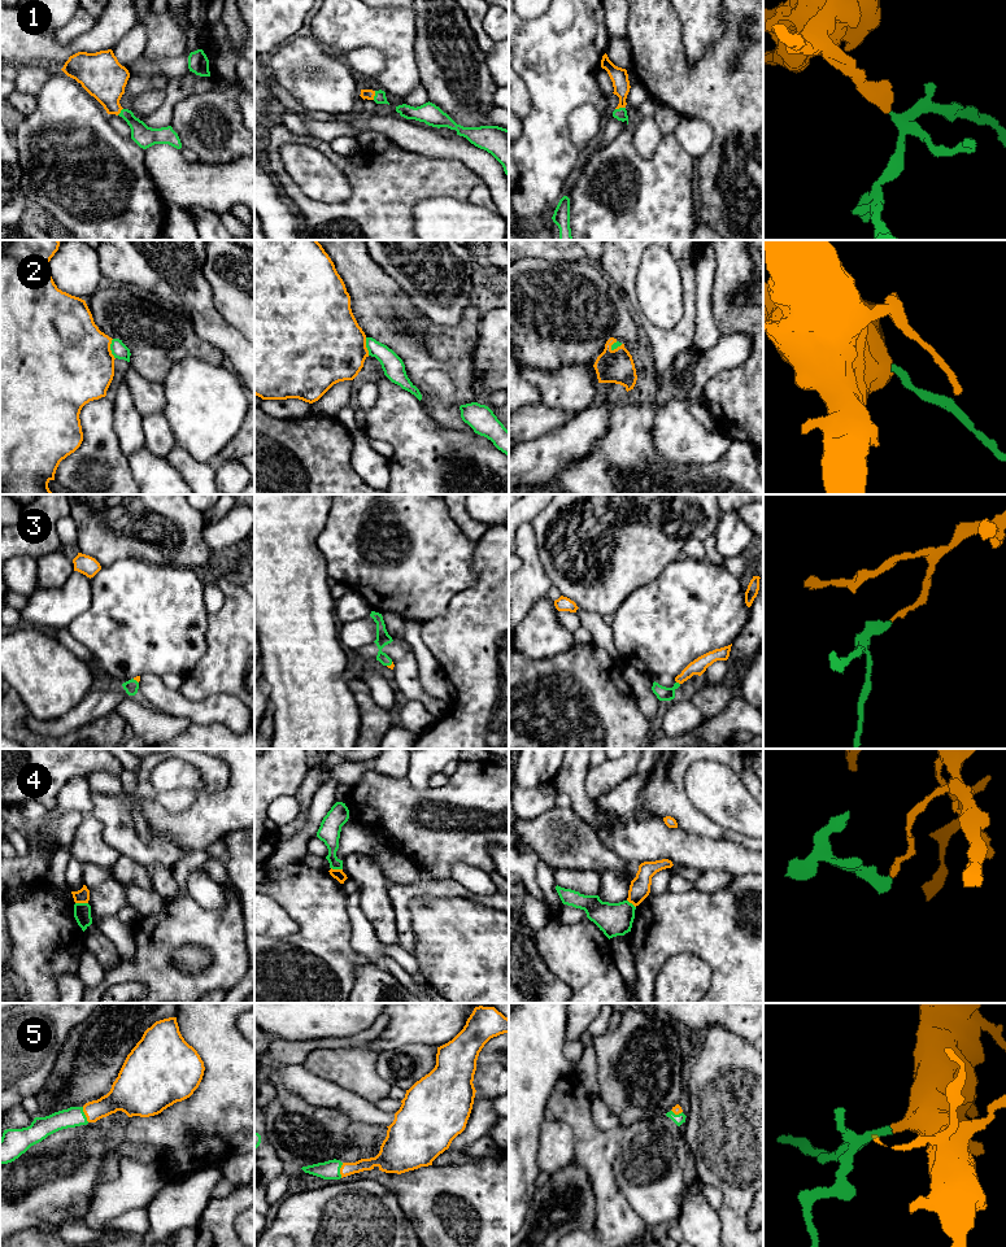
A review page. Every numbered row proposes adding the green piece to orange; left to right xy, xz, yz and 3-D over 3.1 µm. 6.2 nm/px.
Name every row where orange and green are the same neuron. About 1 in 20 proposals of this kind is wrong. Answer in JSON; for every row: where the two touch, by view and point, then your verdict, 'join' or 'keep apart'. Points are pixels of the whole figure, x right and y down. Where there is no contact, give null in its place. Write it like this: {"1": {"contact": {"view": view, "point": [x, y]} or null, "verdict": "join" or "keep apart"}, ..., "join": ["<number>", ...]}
{"1": {"contact": {"view": "yz", "point": [619, 107]}, "verdict": "join"}, "2": {"contact": {"view": "xy", "point": [109, 349]}, "verdict": "join"}, "3": {"contact": {"view": "yz", "point": [678, 681]}, "verdict": "join"}, "4": {"contact": {"view": "xy", "point": [82, 902]}, "verdict": "keep apart"}, "5": {"contact": {"view": "xy", "point": [86, 1115]}, "verdict": "join"}, "join": ["1", "2", "3", "5"]}

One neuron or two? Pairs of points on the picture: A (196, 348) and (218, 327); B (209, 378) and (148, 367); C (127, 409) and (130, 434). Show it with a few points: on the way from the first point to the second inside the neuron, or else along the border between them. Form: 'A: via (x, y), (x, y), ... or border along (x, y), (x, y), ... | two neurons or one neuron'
A: border along (186, 314), (194, 331), (214, 345), (225, 361) | two neurons
B: border along (199, 360), (183, 358), (178, 361), (162, 382) | two neurons
C: via (127, 415), (129, 427) | one neuron

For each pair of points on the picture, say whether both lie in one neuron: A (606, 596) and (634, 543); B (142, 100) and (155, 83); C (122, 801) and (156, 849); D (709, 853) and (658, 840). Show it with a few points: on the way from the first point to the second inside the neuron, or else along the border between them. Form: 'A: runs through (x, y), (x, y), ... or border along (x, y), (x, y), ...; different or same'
A: runs through (606, 583), (621, 556); same
B: border along (164, 88), (149, 88), (134, 95); different
C: runs through (122, 816), (122, 829), (140, 847); same
D: runs through (696, 851), (684, 850), (671, 844); same

